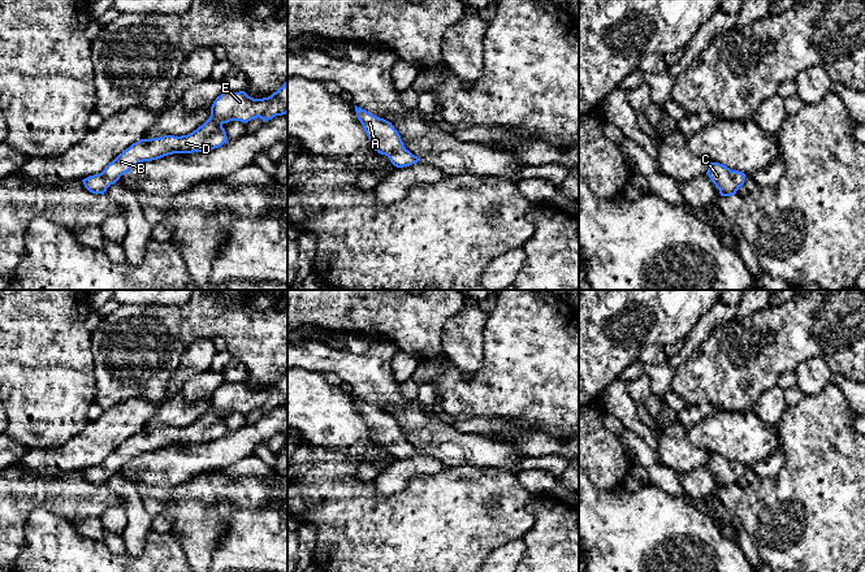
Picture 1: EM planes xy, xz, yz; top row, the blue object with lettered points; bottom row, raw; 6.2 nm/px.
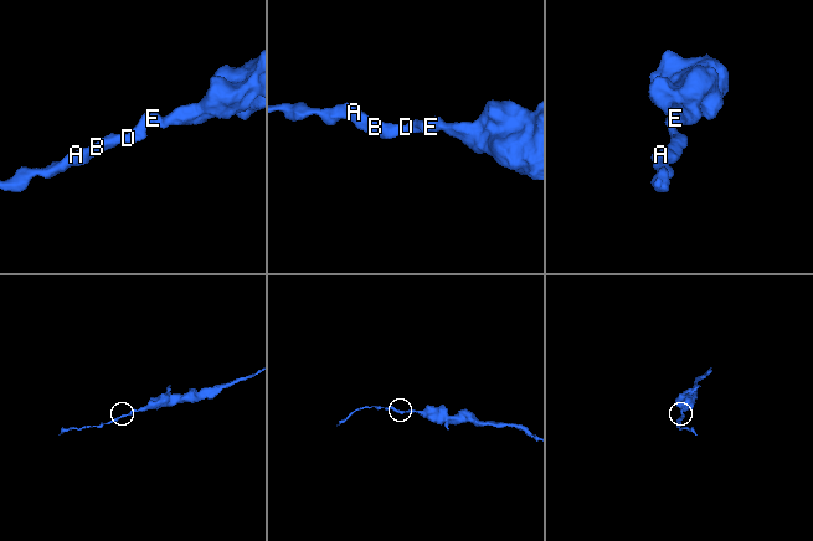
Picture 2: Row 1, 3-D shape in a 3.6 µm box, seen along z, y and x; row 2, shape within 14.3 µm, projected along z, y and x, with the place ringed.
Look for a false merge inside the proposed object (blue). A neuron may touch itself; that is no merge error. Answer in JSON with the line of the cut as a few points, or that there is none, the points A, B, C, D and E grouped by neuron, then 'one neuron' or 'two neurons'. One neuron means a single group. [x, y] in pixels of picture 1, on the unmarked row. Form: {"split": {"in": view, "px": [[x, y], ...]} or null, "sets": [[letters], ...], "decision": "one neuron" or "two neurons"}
{"split": null, "sets": [["A", "B", "C", "D", "E"]], "decision": "one neuron"}

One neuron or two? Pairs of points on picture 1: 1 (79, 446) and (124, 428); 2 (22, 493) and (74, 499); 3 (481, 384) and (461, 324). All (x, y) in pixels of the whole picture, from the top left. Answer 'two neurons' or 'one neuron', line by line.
1: one neuron
2: one neuron
3: two neurons

